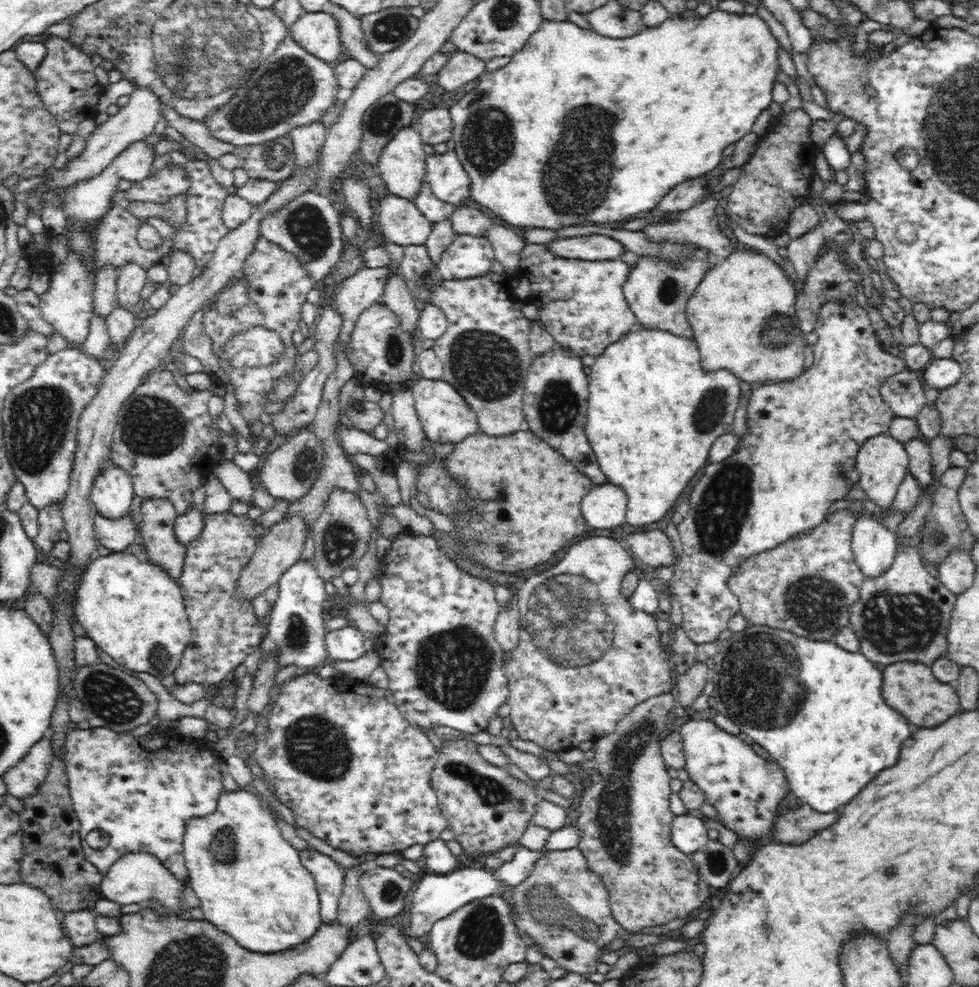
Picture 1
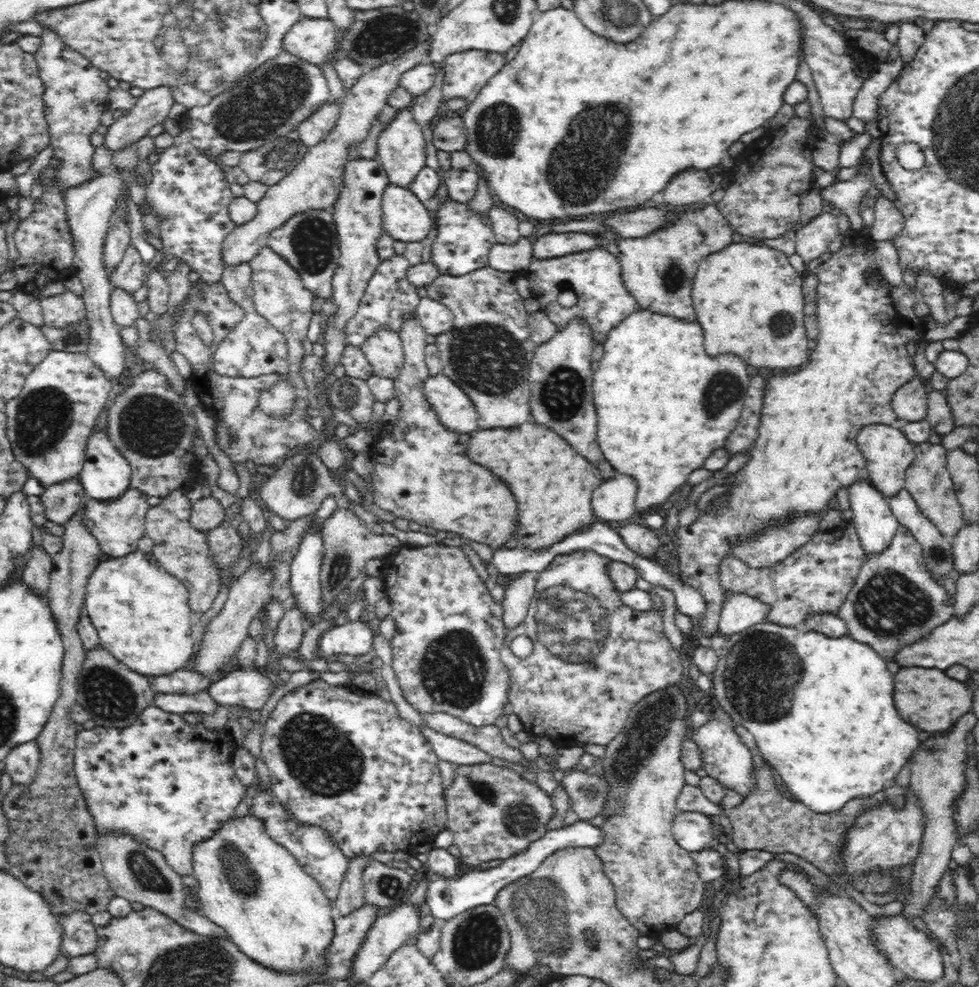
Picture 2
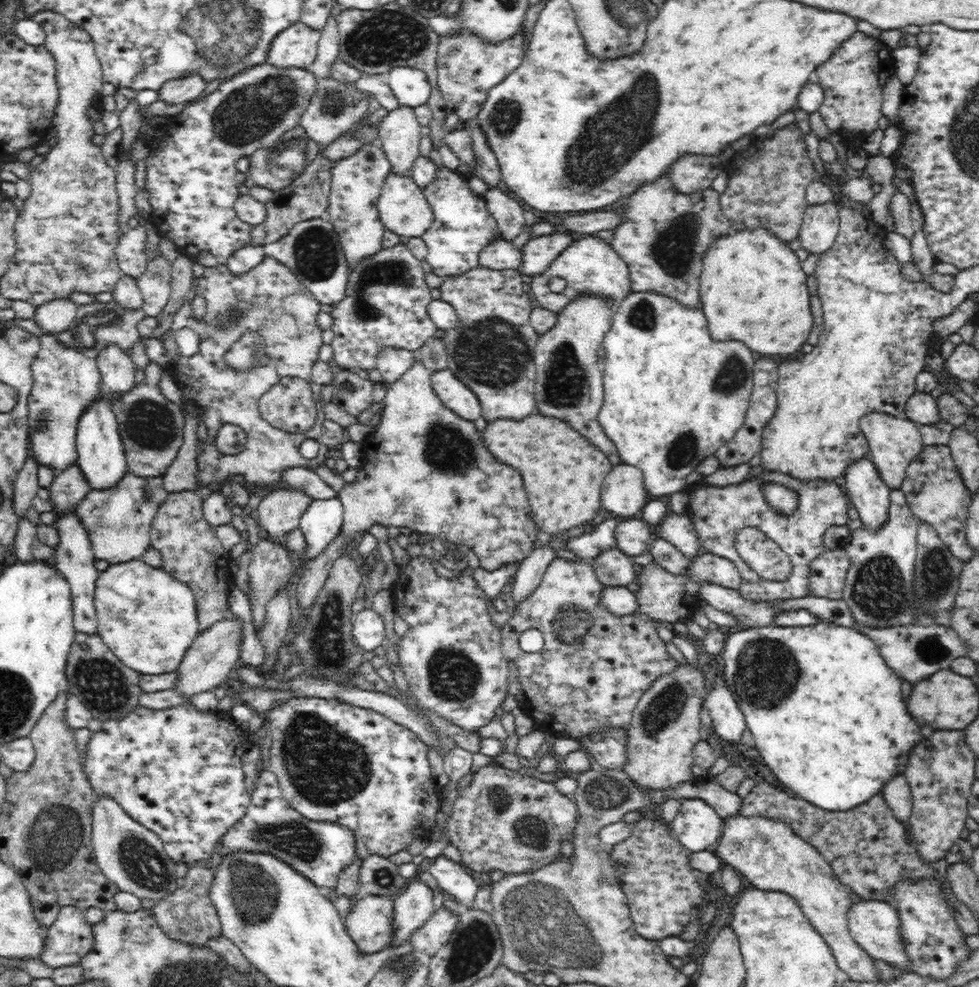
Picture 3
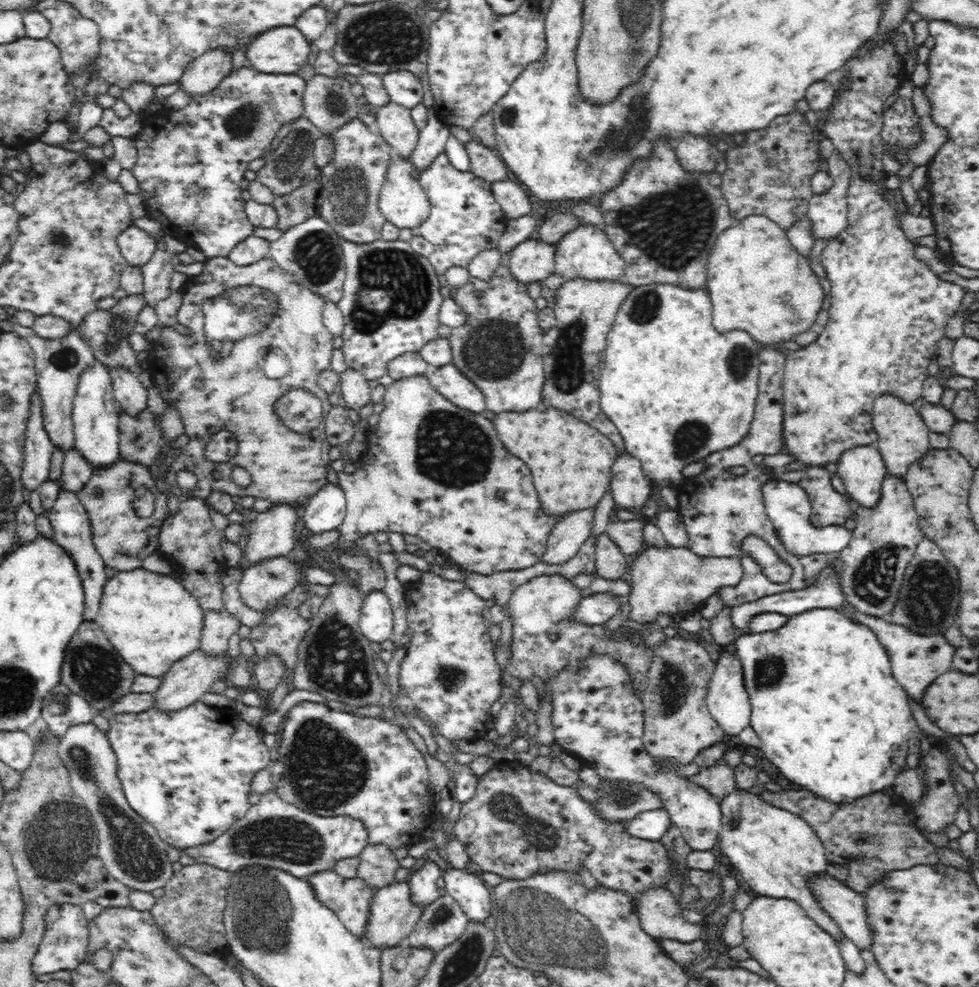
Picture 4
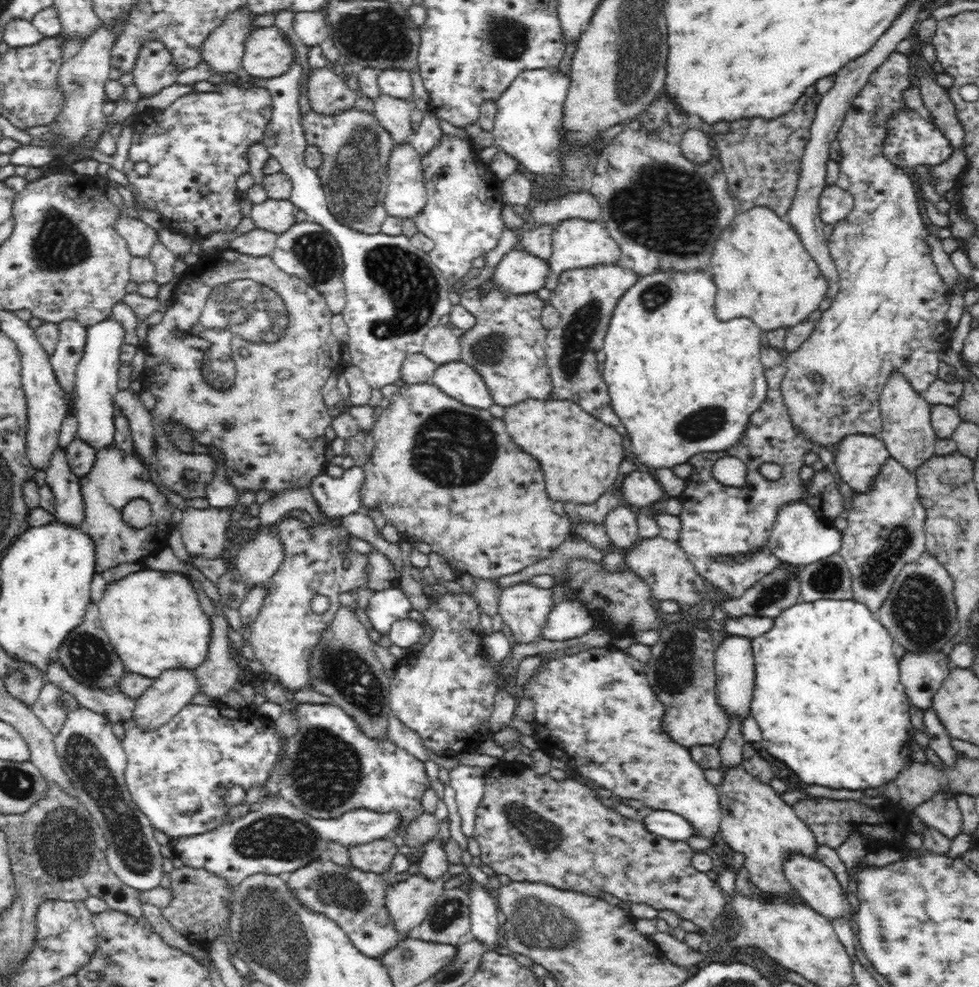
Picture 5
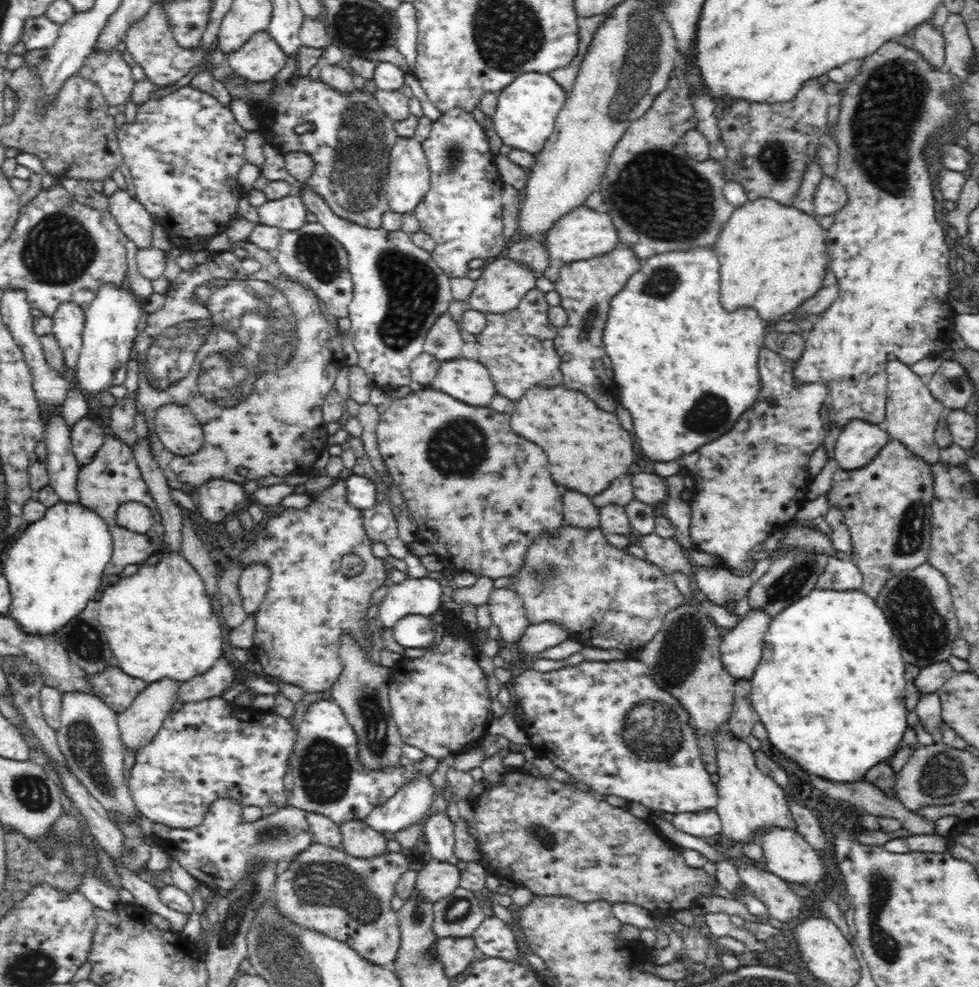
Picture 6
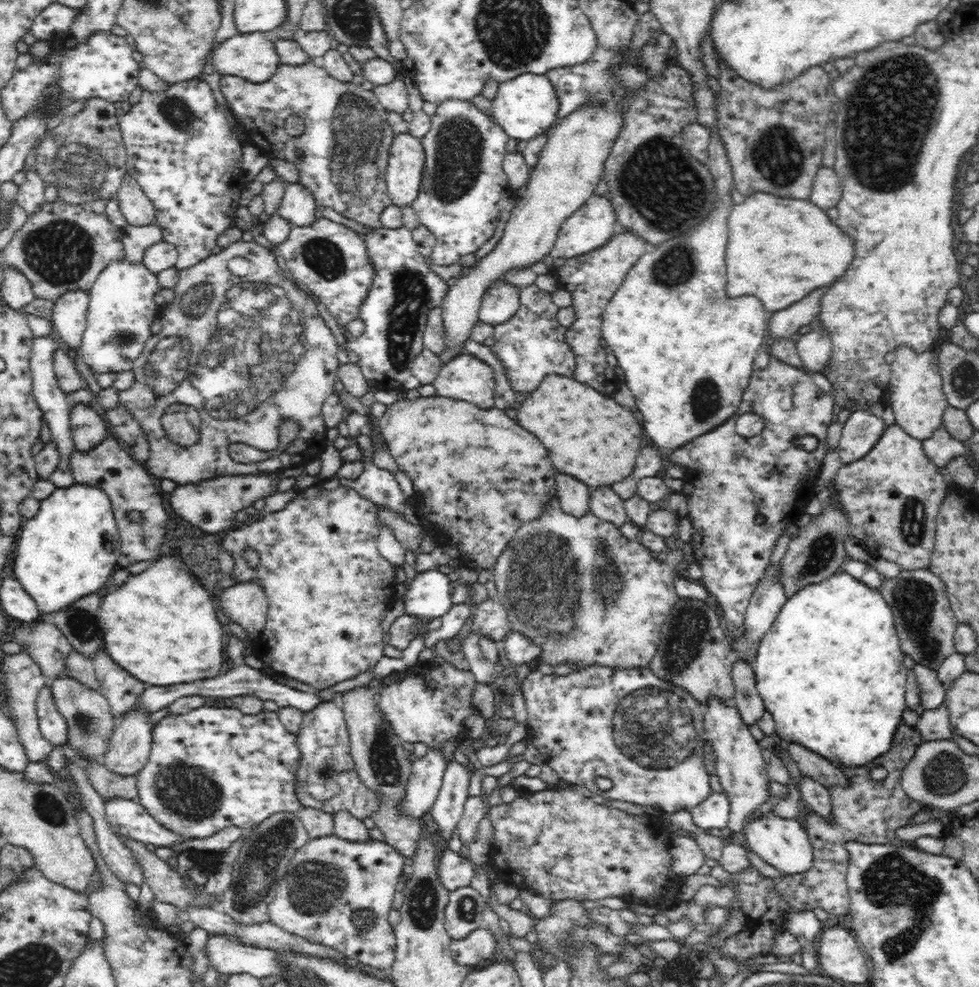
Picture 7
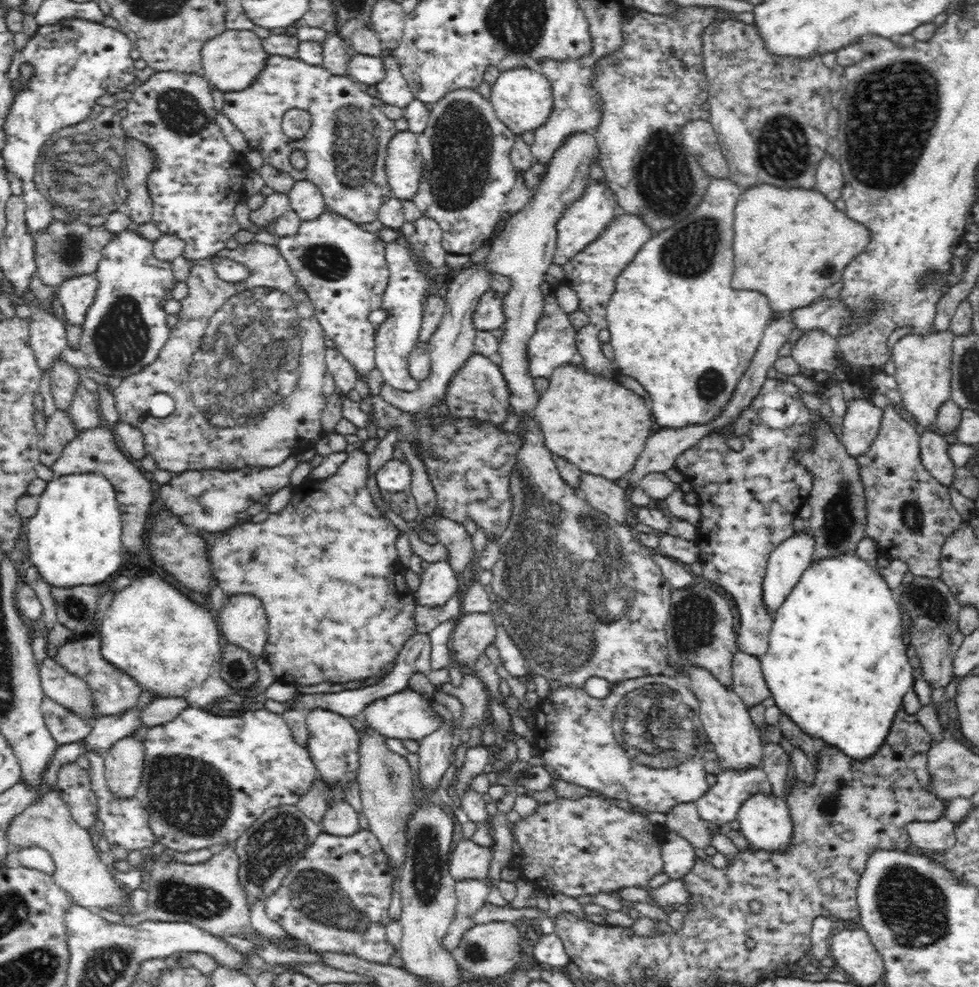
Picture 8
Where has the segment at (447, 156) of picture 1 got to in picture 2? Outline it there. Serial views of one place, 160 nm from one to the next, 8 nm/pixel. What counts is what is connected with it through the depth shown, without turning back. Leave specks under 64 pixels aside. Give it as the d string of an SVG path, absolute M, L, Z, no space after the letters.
M450 167L441 171L450 200L468 203L476 196L479 180L473 167L468 170L456 170Z

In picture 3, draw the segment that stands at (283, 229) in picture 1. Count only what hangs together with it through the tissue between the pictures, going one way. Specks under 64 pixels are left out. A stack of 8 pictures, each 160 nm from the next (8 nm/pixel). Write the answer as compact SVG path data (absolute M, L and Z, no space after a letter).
M316 217L297 222L280 240L262 247L266 257L270 256L290 268L321 304L336 305L347 295L349 264L330 221Z

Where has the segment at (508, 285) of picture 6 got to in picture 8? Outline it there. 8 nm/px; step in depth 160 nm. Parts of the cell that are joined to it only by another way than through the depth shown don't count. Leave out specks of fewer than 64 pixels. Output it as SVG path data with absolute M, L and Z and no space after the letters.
M494 289L488 290L478 300L478 306L473 312L472 321L476 330L491 331L502 326L506 317L503 314L503 297L498 296Z

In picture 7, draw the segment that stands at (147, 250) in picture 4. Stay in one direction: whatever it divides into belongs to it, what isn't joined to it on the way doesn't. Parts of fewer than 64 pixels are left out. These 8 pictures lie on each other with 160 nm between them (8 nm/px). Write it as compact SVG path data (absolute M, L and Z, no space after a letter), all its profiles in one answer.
M126 173L123 177L116 196L119 208L128 224L134 226L154 224L154 205L146 196L142 187L129 173Z

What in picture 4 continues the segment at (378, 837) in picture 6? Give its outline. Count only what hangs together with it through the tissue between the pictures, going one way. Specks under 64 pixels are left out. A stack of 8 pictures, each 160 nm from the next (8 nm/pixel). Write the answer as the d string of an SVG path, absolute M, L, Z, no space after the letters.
M382 844L366 846L358 858L360 865L357 878L366 882L366 885L382 889L396 883L395 874L401 866L393 852L386 846Z

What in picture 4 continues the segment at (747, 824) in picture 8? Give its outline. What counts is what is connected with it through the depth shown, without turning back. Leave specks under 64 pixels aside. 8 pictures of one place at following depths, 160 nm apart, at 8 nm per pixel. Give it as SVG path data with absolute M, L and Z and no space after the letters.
M831 874L808 877L807 887L824 915L840 927L843 936L860 949L870 949L871 929L867 925L866 899Z

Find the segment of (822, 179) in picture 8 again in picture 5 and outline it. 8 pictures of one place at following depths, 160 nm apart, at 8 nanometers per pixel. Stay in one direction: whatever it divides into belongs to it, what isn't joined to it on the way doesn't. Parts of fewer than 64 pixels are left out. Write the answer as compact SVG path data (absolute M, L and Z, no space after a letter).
M838 185L826 186L819 198L819 215L824 224L842 221L853 209L853 196Z

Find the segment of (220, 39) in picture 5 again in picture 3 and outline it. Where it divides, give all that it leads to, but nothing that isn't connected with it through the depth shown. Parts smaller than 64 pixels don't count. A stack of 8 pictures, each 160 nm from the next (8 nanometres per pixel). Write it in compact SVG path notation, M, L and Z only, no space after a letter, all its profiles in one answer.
M191 73L190 76L167 80L158 90L159 99L166 104L186 104L201 96L206 85L200 73Z

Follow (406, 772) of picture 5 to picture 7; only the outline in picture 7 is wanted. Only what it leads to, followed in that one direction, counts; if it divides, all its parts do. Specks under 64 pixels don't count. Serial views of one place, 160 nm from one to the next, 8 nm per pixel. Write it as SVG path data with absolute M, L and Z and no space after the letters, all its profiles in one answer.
M322 701L303 714L297 745L301 749L300 767L297 768L296 795L305 811L330 814L348 810L356 818L372 817L378 805L378 795L363 786L351 757L349 730L339 703Z

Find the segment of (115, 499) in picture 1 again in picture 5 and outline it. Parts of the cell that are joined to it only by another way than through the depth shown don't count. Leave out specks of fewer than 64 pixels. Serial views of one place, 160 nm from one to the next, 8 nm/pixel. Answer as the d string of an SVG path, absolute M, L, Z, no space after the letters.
M106 317L86 327L86 344L77 367L75 381L76 419L78 439L102 451L115 445L114 398L119 392L119 370L122 343L125 342L125 327L120 320Z

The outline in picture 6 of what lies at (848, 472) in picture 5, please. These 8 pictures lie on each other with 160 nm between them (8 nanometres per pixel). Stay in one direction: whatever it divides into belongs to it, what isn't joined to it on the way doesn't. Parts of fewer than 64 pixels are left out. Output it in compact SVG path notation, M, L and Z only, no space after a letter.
M856 418L842 428L833 458L840 469L864 468L890 440L884 426Z

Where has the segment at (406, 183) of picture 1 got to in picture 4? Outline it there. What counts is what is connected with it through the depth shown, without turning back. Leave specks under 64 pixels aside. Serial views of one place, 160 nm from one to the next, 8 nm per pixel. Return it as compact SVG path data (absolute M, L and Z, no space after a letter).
M390 101L386 106L377 107L375 115L379 134L393 148L395 155L410 158L419 134L410 109Z

